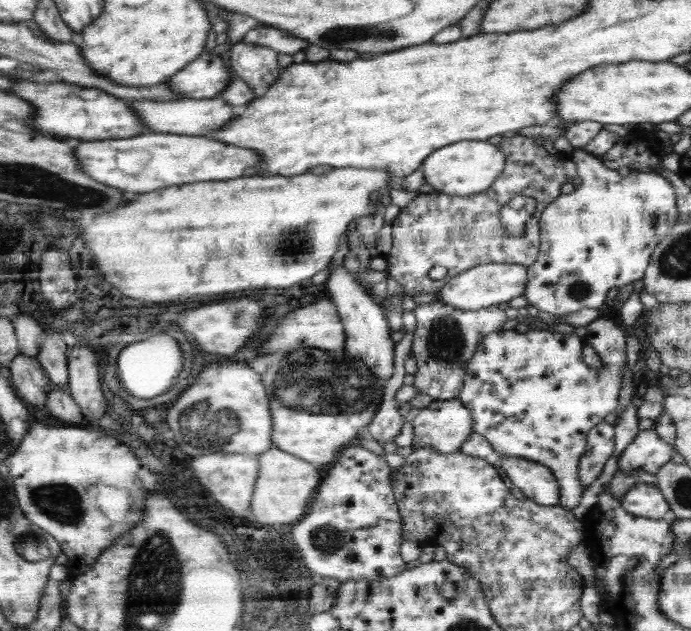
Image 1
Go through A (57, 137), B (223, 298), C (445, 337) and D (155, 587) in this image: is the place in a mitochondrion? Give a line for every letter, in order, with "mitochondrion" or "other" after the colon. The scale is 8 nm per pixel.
A: other
B: other
C: mitochondrion
D: mitochondrion

